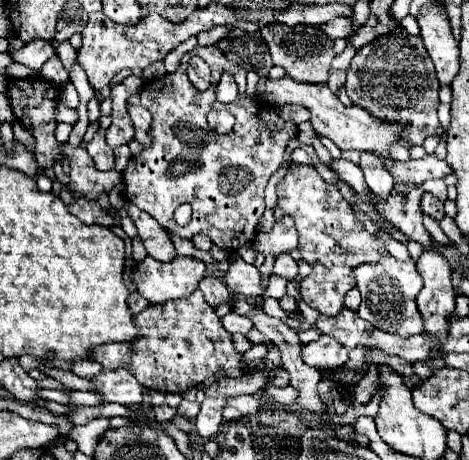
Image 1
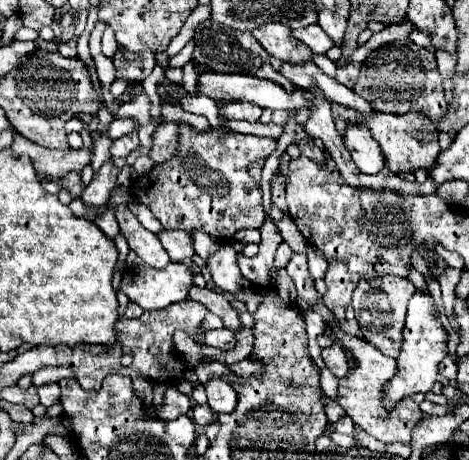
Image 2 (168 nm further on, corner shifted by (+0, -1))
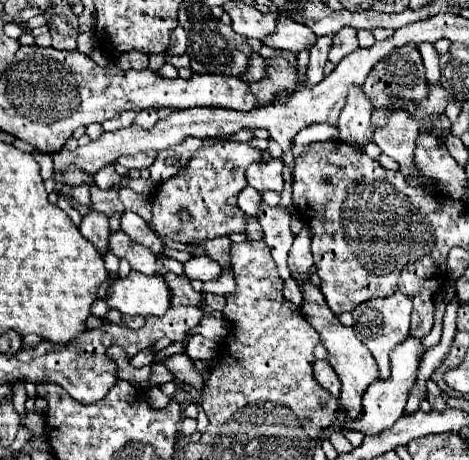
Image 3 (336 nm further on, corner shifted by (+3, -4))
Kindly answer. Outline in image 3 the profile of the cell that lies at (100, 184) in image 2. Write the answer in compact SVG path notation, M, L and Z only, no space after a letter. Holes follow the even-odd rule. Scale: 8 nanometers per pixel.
M90 209L90 213L86 217L82 217L80 233L82 233L82 237L86 237L98 249L100 257L106 255L108 237L110 237L110 227L108 227L108 217L106 215Z

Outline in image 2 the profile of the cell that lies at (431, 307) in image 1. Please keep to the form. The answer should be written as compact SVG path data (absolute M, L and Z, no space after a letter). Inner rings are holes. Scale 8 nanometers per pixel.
M415 290L413 298L409 300L407 322L403 328L403 346L401 346L401 354L397 358L399 372L383 388L383 392L385 392L383 400L385 400L387 410L393 408L401 398L407 398L415 392L425 394L431 390L431 386L437 382L439 364L447 356L447 342L449 342L449 332L441 324L441 314L433 300L433 294L429 290Z

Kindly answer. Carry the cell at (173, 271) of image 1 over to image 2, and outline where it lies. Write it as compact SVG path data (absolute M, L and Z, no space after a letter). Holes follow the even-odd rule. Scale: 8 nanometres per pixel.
M169 262L161 270L145 264L133 266L123 272L121 280L121 290L143 310L161 310L173 302L181 302L189 296L191 286L193 272L181 262Z

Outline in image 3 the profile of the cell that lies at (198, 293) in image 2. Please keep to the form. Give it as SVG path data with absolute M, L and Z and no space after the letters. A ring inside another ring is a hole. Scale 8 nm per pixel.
M164 273L162 277L170 289L170 303L172 305L200 305L200 293L196 293L186 277L176 273Z

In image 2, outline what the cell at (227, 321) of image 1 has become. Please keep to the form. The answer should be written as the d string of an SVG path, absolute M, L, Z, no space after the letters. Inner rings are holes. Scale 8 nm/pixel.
M229 328L209 330L209 332L205 332L205 344L221 348L221 350L233 350L235 344L237 344L235 330L229 330Z

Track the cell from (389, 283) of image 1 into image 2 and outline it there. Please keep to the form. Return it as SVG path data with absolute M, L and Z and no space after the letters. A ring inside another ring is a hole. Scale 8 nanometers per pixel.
M401 276L361 278L361 282L357 282L357 290L353 292L353 308L355 308L355 318L361 326L361 336L391 358L399 356L401 326L405 326L407 302L413 294L415 294L415 286L411 284L409 278L401 278Z

